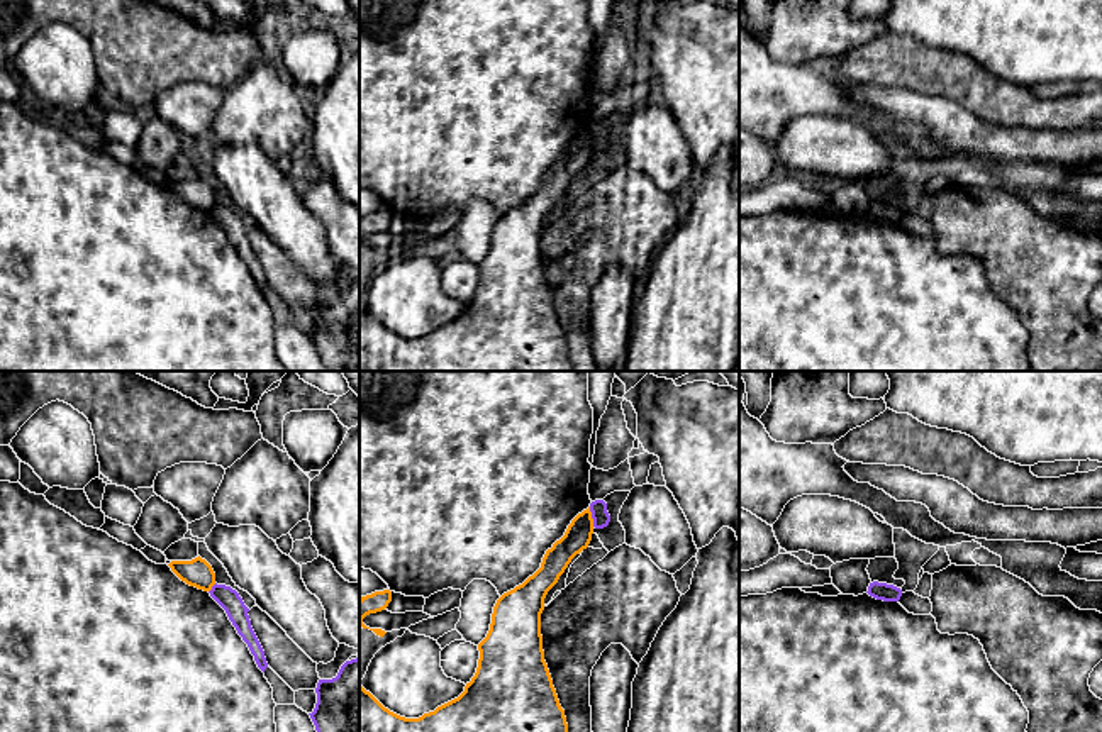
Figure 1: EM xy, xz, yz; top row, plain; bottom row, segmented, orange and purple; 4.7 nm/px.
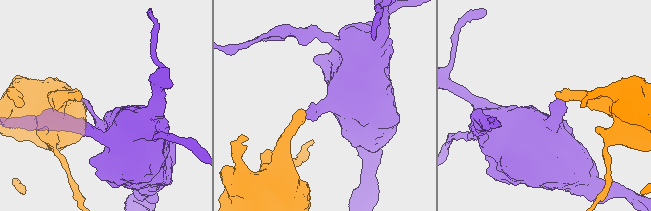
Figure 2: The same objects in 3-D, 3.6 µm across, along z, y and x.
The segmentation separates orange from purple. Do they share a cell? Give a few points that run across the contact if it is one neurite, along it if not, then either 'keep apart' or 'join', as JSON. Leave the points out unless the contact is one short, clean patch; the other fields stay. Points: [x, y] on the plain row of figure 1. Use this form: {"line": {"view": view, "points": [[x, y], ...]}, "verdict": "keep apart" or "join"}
{"line": {"view": "xz", "points": [[589, 127], [594, 146]]}, "verdict": "keep apart"}

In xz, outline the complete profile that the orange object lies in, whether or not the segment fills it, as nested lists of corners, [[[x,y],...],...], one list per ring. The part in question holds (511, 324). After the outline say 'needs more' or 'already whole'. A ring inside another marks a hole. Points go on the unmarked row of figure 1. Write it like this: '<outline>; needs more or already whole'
[[[588,127],[571,141],[565,156],[546,171],[541,188],[497,220],[490,251],[478,264],[476,293],[458,319],[419,339],[405,339],[385,329],[359,305],[359,371],[571,371],[565,330],[544,281],[541,234],[548,212],[558,203],[571,180],[588,168],[592,154],[593,139]]]; already whole

